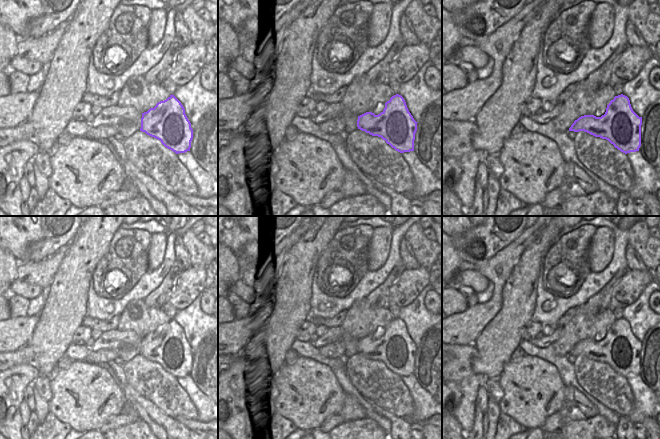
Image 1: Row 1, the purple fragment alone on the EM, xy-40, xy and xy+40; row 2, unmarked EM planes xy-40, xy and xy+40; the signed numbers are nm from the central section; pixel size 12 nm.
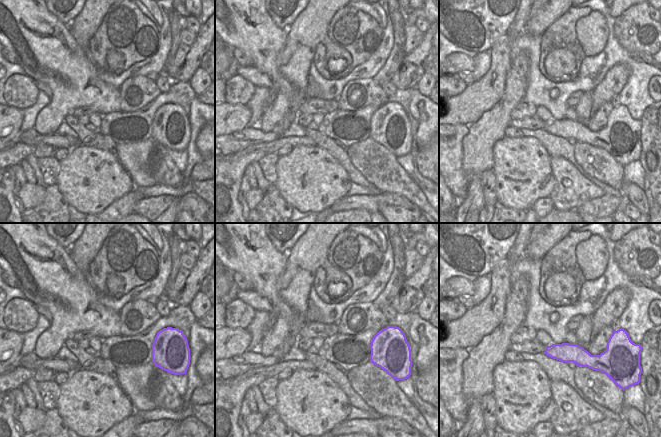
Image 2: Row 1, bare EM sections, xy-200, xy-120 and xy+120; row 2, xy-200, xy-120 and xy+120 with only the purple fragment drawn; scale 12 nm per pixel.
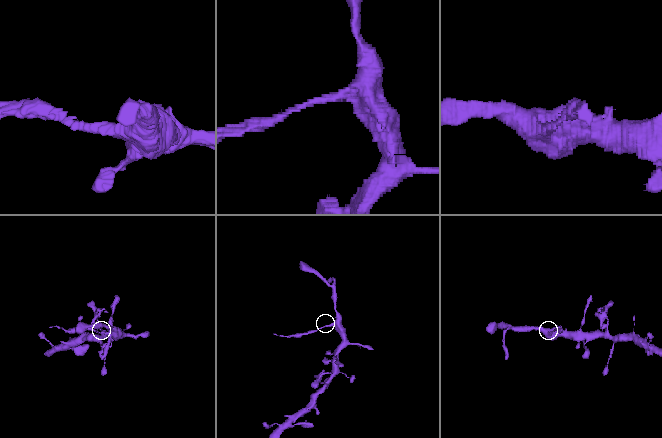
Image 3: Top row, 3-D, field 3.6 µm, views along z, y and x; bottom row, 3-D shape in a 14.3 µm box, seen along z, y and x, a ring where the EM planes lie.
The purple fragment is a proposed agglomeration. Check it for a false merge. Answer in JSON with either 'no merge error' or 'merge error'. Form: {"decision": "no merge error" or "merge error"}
{"decision": "merge error"}

